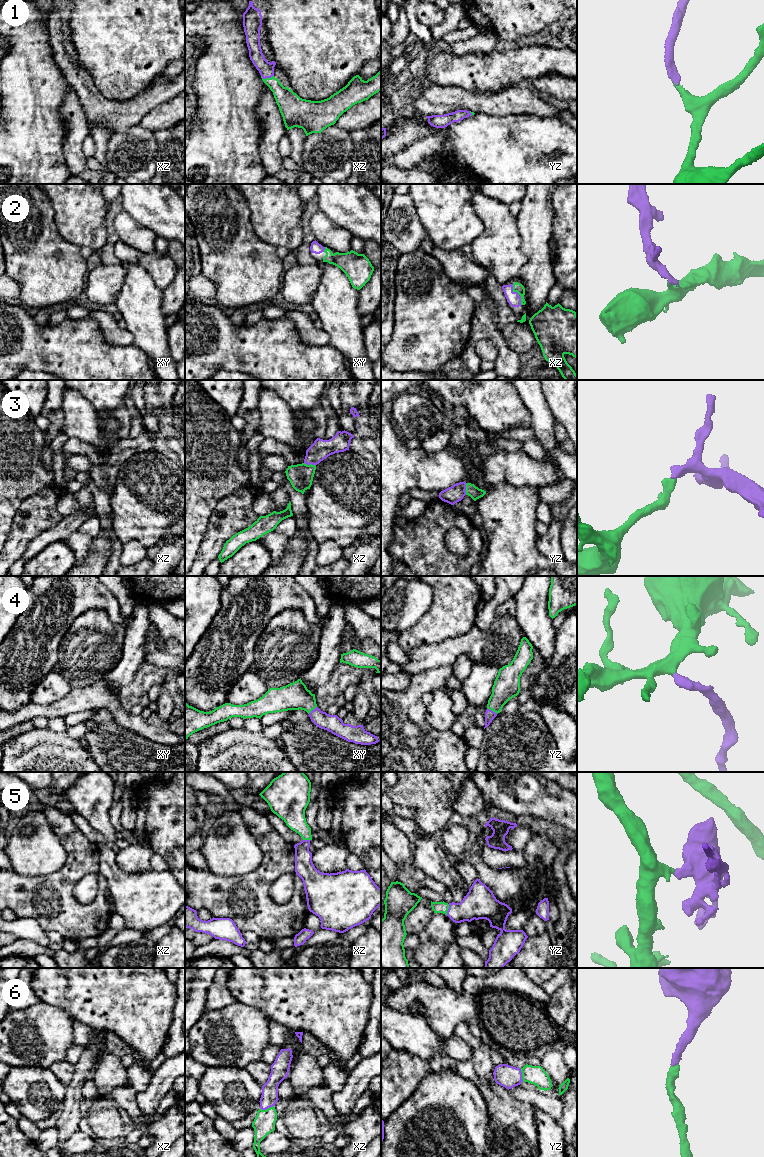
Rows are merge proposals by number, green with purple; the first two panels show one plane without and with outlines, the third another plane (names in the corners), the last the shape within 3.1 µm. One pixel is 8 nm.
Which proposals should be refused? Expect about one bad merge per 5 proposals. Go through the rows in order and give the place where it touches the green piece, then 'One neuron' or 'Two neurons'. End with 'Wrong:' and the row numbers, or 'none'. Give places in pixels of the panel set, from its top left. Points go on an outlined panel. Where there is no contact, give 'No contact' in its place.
1: Touches green at xz (267, 78). One neuron
2: Touches green at xz (513, 290). One neuron
3: Touches green at xz (310, 464). One neuron
4: Touches green at yz (492, 710). One neuron
5: Touches green at yz (448, 908). One neuron
6: Touches green at xz (266, 1109). One neuron
Wrong: none

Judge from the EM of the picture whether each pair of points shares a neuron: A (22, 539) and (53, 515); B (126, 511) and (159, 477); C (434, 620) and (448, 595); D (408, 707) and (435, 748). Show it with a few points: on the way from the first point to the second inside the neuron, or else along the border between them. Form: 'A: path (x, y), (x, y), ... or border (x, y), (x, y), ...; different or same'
A: path (30, 531), (45, 516); same
B: path (134, 503), (151, 485); same
C: path (440, 614), (448, 606), (448, 601); same
D: path (409, 717), (410, 723), (425, 738); same

